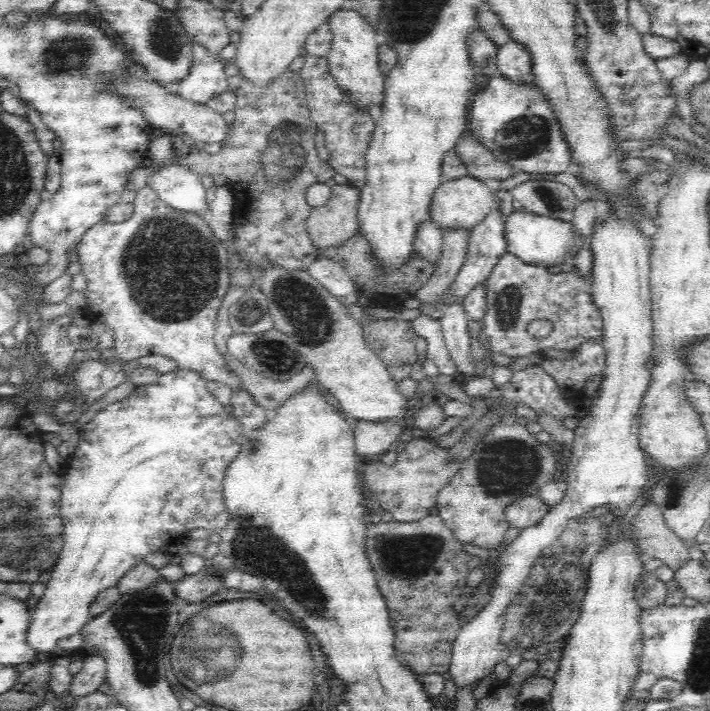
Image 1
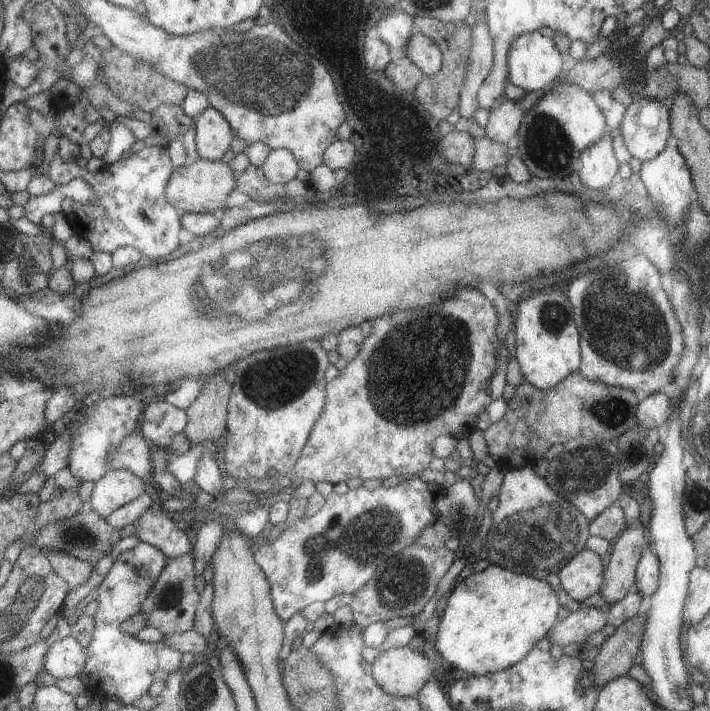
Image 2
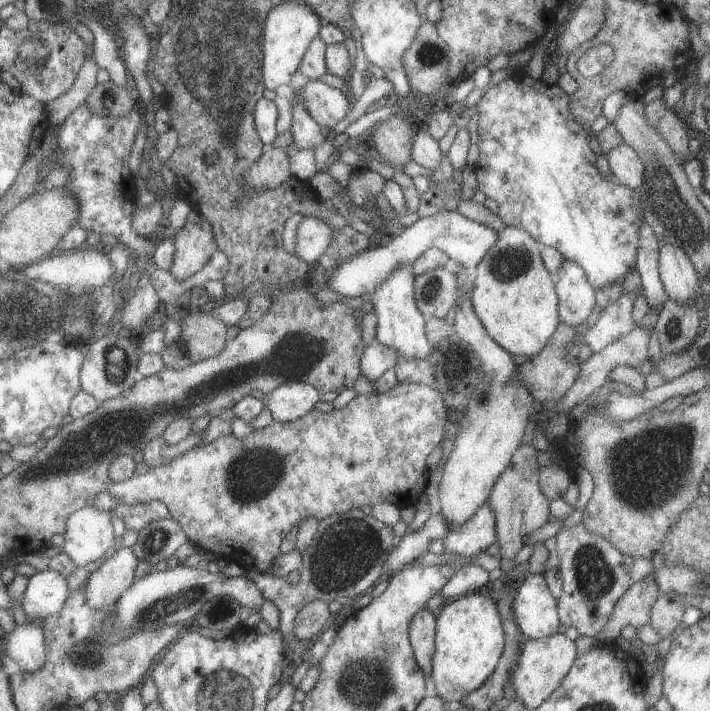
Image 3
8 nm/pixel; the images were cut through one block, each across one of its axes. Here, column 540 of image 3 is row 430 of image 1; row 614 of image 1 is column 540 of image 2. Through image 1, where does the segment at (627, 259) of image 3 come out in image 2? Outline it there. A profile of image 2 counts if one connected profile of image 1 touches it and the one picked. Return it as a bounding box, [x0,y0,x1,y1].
[509,32,561,94]

